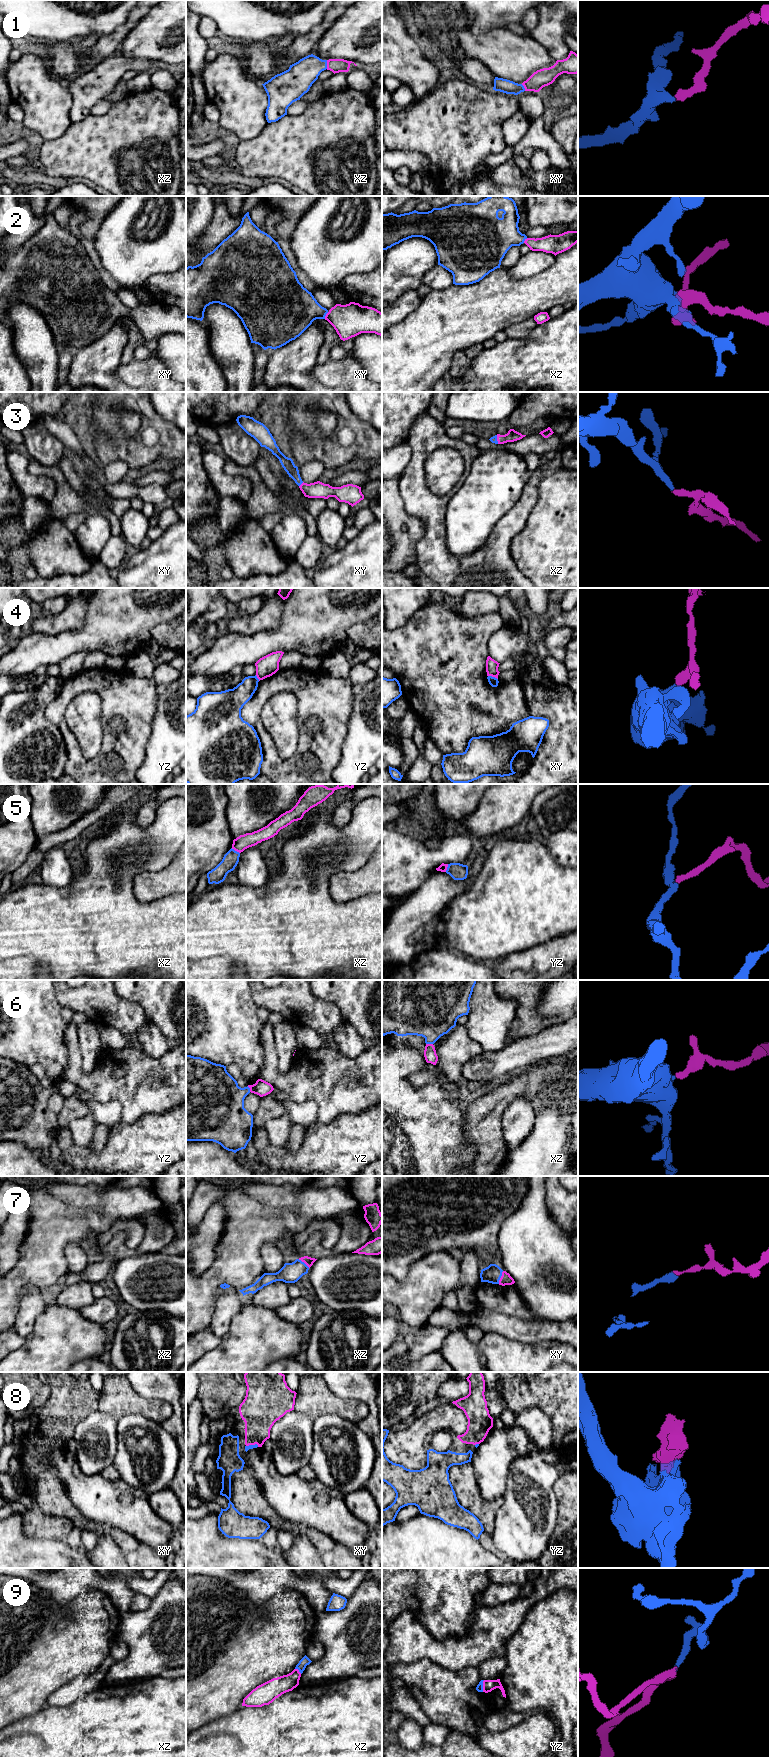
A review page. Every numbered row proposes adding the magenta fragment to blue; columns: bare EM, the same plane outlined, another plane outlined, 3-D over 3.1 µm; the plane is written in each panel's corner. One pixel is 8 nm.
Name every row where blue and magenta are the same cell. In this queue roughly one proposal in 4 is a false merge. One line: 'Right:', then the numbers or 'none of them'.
Right: 1, 2, 3, 6, 7, 8, 9

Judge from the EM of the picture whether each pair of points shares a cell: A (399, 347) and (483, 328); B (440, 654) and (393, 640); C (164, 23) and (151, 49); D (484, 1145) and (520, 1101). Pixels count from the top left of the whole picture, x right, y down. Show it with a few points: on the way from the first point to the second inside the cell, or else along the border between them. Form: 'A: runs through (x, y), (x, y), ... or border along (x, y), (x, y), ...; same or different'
A: runs through (420, 343), (423, 343), (438, 328), (462, 328); same
B: runs through (428, 654), (405, 650); same
C: runs through (163, 29), (151, 43); same
D: border along (511, 1101), (502, 1118), (502, 1137), (506, 1146); different

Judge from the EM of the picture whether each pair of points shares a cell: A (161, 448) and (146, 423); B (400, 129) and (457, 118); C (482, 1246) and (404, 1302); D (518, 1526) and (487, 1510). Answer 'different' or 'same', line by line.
A: same
B: same
C: different
D: different

